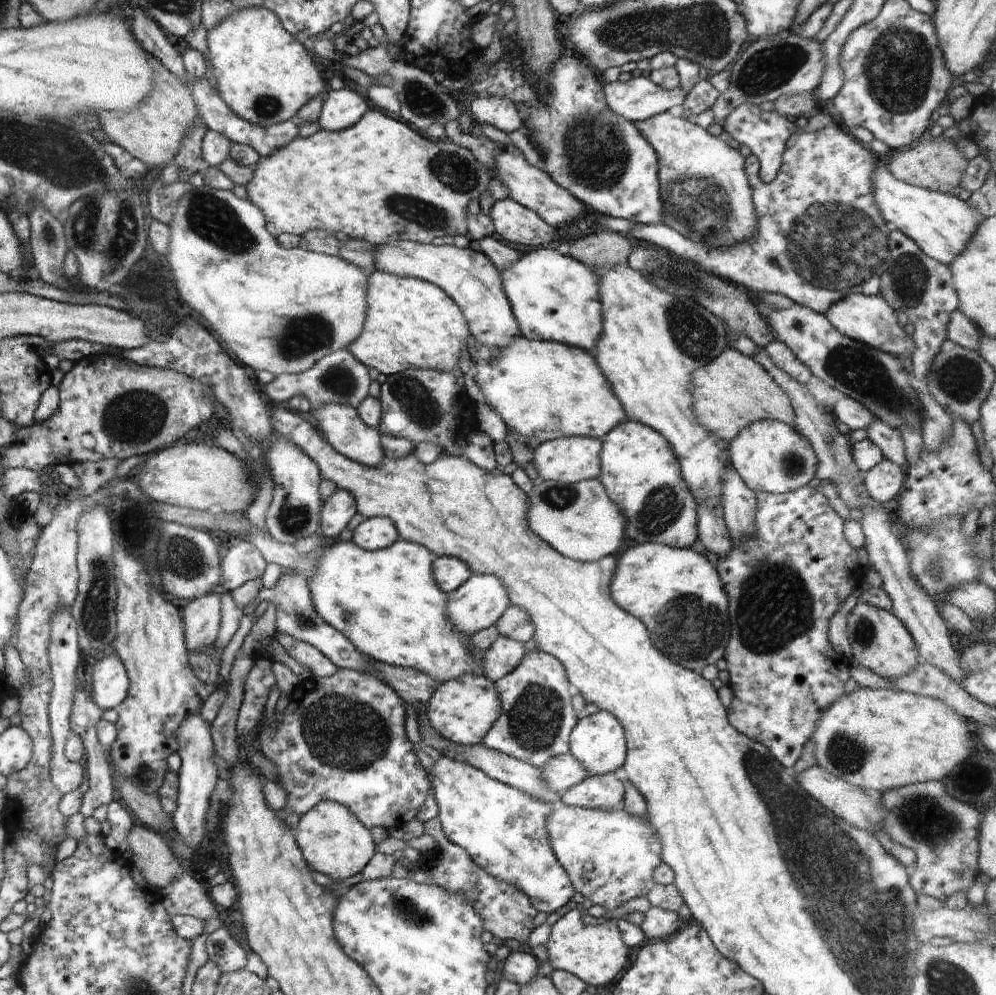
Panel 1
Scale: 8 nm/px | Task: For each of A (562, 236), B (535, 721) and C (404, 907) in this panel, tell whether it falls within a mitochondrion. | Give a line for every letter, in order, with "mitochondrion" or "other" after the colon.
A: other
B: mitochondrion
C: mitochondrion

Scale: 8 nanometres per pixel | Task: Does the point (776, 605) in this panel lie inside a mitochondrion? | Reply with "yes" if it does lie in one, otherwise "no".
yes

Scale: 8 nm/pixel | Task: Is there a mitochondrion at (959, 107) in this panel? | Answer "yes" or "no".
no

